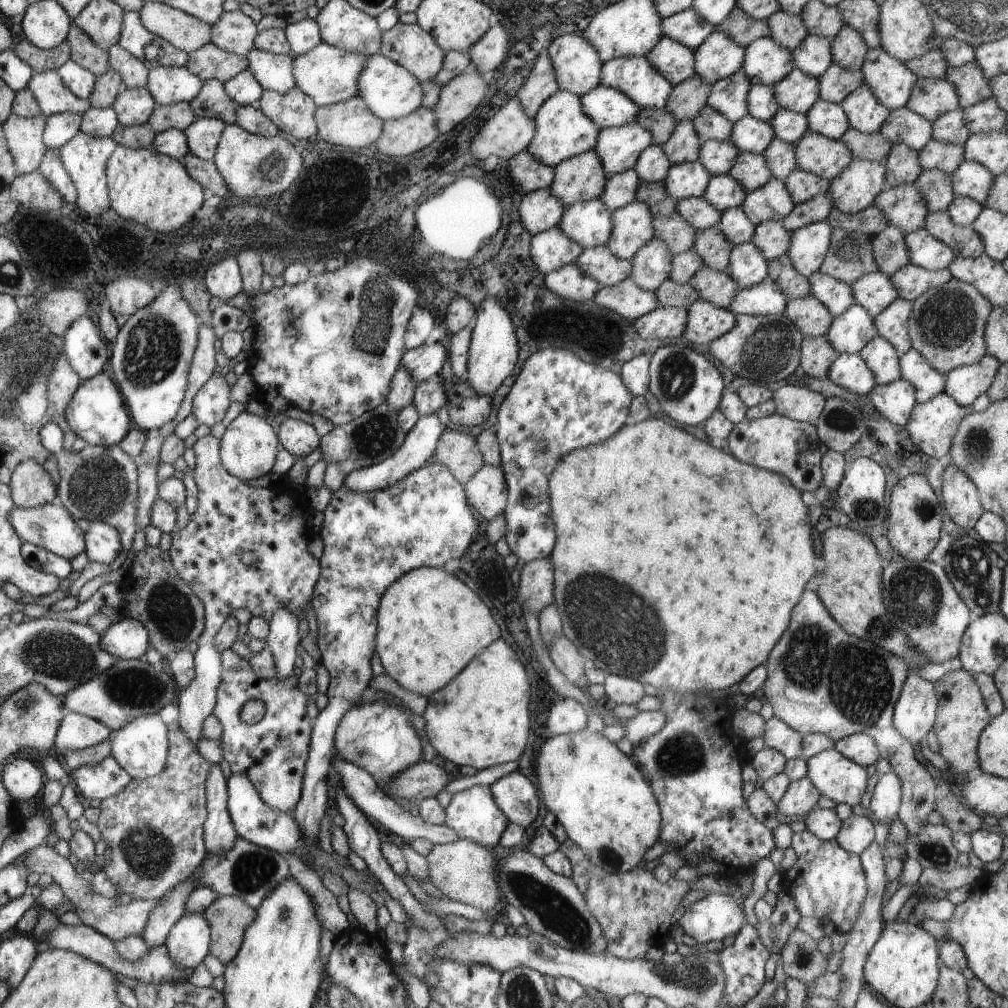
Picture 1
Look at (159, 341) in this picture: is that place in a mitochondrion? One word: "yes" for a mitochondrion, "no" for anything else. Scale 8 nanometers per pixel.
yes

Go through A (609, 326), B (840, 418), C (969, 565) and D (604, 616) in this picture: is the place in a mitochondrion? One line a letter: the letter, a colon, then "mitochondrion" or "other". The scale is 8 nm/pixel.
A: other
B: mitochondrion
C: mitochondrion
D: mitochondrion

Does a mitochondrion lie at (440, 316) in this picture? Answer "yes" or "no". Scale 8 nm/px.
no

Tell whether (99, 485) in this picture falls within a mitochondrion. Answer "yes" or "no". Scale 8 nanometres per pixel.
yes

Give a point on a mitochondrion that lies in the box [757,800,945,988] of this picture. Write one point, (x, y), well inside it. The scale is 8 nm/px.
(803, 958)

